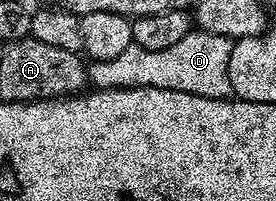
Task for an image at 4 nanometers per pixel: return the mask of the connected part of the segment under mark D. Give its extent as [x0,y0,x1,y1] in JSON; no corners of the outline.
[89,31,233,101]

